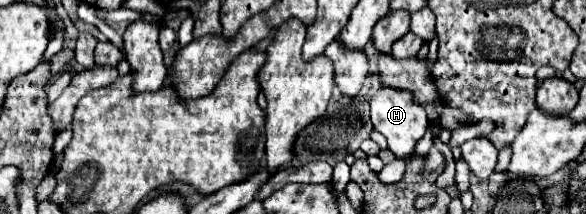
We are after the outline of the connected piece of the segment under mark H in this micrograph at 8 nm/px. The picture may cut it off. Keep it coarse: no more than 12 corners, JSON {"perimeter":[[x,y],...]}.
{"perimeter":[[382,87],[372,125],[396,159],[408,161],[428,117],[410,91]]}

